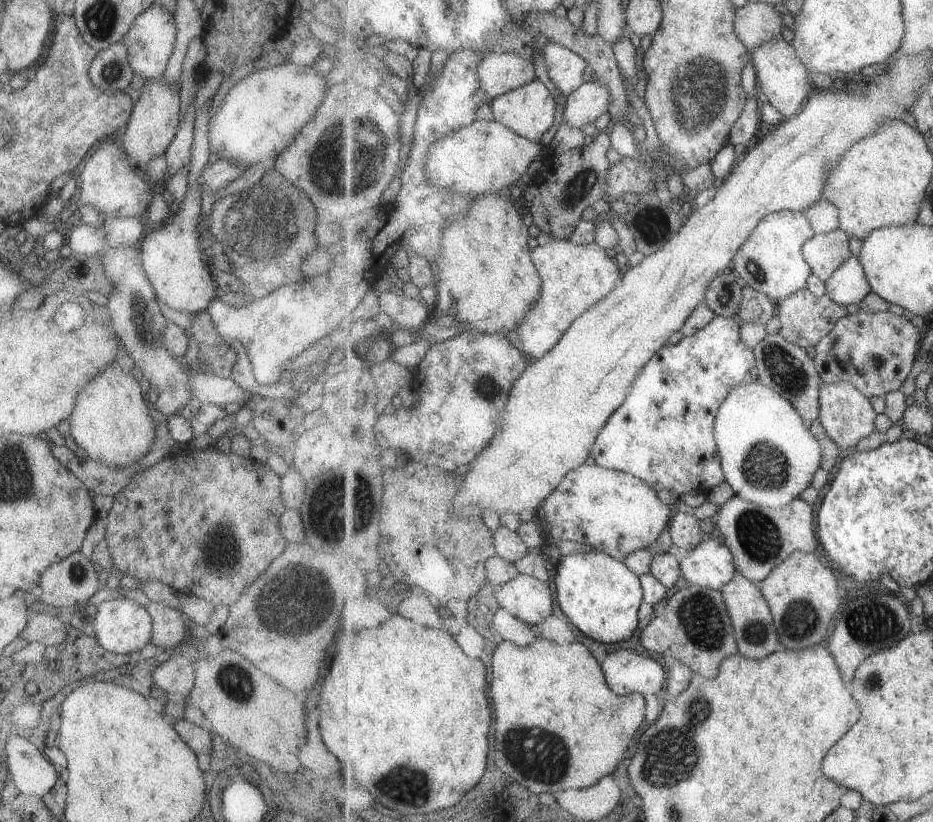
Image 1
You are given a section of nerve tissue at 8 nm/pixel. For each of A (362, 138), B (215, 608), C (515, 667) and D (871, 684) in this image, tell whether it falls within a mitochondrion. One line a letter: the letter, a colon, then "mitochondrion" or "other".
A: mitochondrion
B: other
C: other
D: mitochondrion

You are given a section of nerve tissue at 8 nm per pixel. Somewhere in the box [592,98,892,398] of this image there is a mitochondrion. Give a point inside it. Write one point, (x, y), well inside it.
(784, 369)

